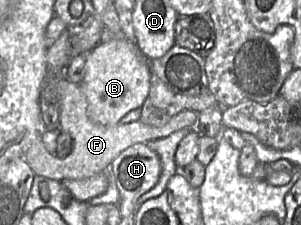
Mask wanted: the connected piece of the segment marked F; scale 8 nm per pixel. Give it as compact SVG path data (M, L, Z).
M62 77L57 82L58 100L60 106L60 130L69 133L73 138L71 152L59 158L47 151L42 142L42 129L33 133L28 143L24 158L36 175L48 179L63 181L67 179L80 180L92 177L109 170L111 162L125 149L136 143L164 138L170 134L194 126L198 114L191 110L183 110L173 116L165 125L153 127L140 120L127 124L101 125L92 121L87 114L87 100L79 84Z

